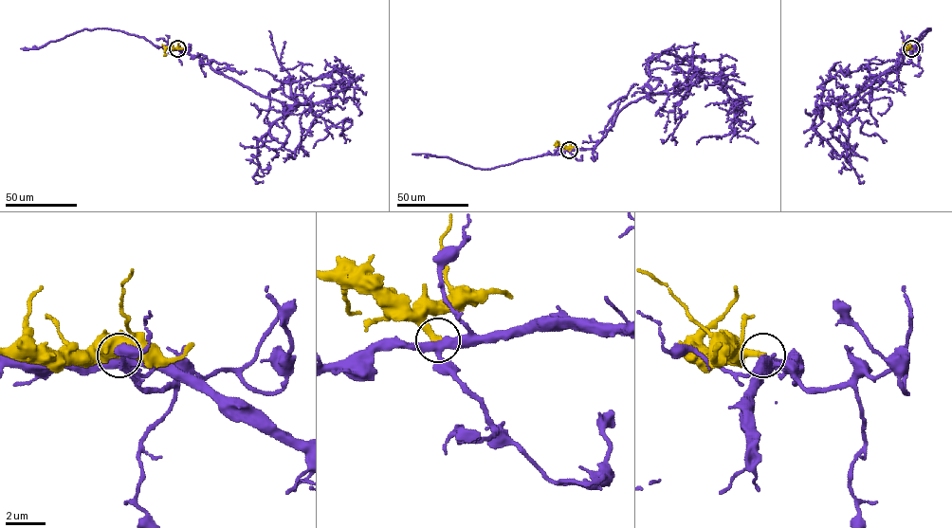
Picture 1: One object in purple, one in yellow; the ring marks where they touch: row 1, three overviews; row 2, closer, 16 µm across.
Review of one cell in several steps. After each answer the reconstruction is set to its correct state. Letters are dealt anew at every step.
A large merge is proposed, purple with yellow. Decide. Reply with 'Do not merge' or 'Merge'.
Do not merge

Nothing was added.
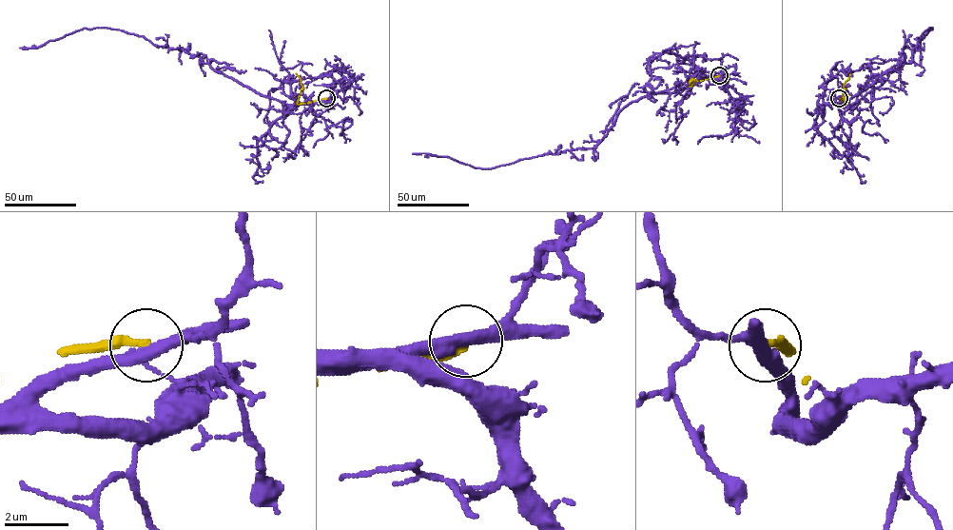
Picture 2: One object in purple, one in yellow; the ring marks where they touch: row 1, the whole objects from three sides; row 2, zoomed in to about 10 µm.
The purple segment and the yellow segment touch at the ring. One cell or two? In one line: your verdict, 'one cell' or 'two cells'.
two cells

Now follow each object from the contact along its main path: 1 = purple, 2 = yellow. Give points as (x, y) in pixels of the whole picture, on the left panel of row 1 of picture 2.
1: (326, 98), (286, 105), (261, 95), (181, 49), (154, 46), (115, 29), (83, 28), (36, 48), (20, 48)
2: (326, 98), (298, 104), (303, 88), (296, 73)

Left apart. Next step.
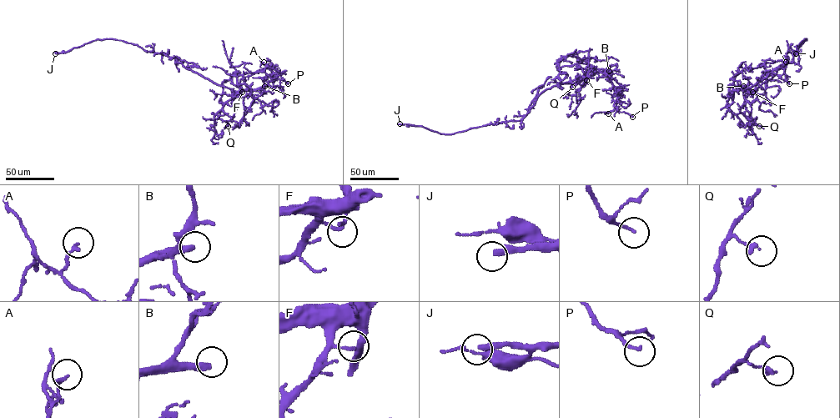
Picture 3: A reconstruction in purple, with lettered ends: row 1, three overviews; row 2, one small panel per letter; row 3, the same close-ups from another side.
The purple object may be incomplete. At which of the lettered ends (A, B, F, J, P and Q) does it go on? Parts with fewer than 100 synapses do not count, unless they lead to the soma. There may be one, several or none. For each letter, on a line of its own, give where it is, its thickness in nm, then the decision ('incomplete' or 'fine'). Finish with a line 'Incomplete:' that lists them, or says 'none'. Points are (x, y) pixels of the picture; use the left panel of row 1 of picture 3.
A: at (264, 62); 200 nm thick; fine
B: at (264, 86); 320 nm thick; incomplete
F: at (242, 92); 120 nm thick; fine
J: at (55, 53); 300 nm thick; incomplete
P: at (288, 83); 140 nm thick; fine
Q: at (228, 126); 200 nm thick; fine
Incomplete: B, J

